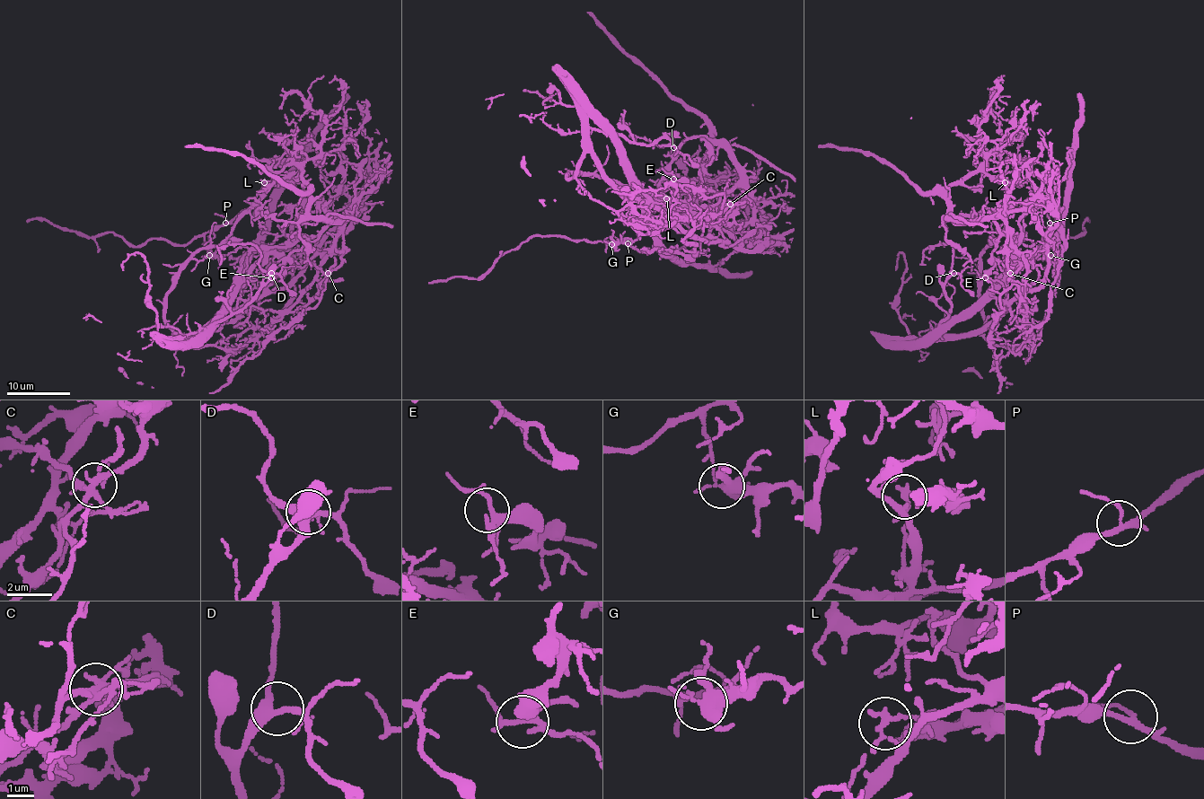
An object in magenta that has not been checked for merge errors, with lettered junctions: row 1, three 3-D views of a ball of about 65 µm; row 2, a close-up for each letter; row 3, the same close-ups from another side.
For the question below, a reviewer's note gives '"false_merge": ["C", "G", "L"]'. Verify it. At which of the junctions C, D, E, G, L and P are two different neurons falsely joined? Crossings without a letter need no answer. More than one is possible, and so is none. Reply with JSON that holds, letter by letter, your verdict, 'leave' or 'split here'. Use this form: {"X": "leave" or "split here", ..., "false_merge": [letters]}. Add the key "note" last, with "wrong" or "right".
{"C": "split here", "D": "leave", "E": "leave", "G": "split here", "L": "split here", "P": "leave", "false_merge": ["C", "G", "L"], "note": "right"}

